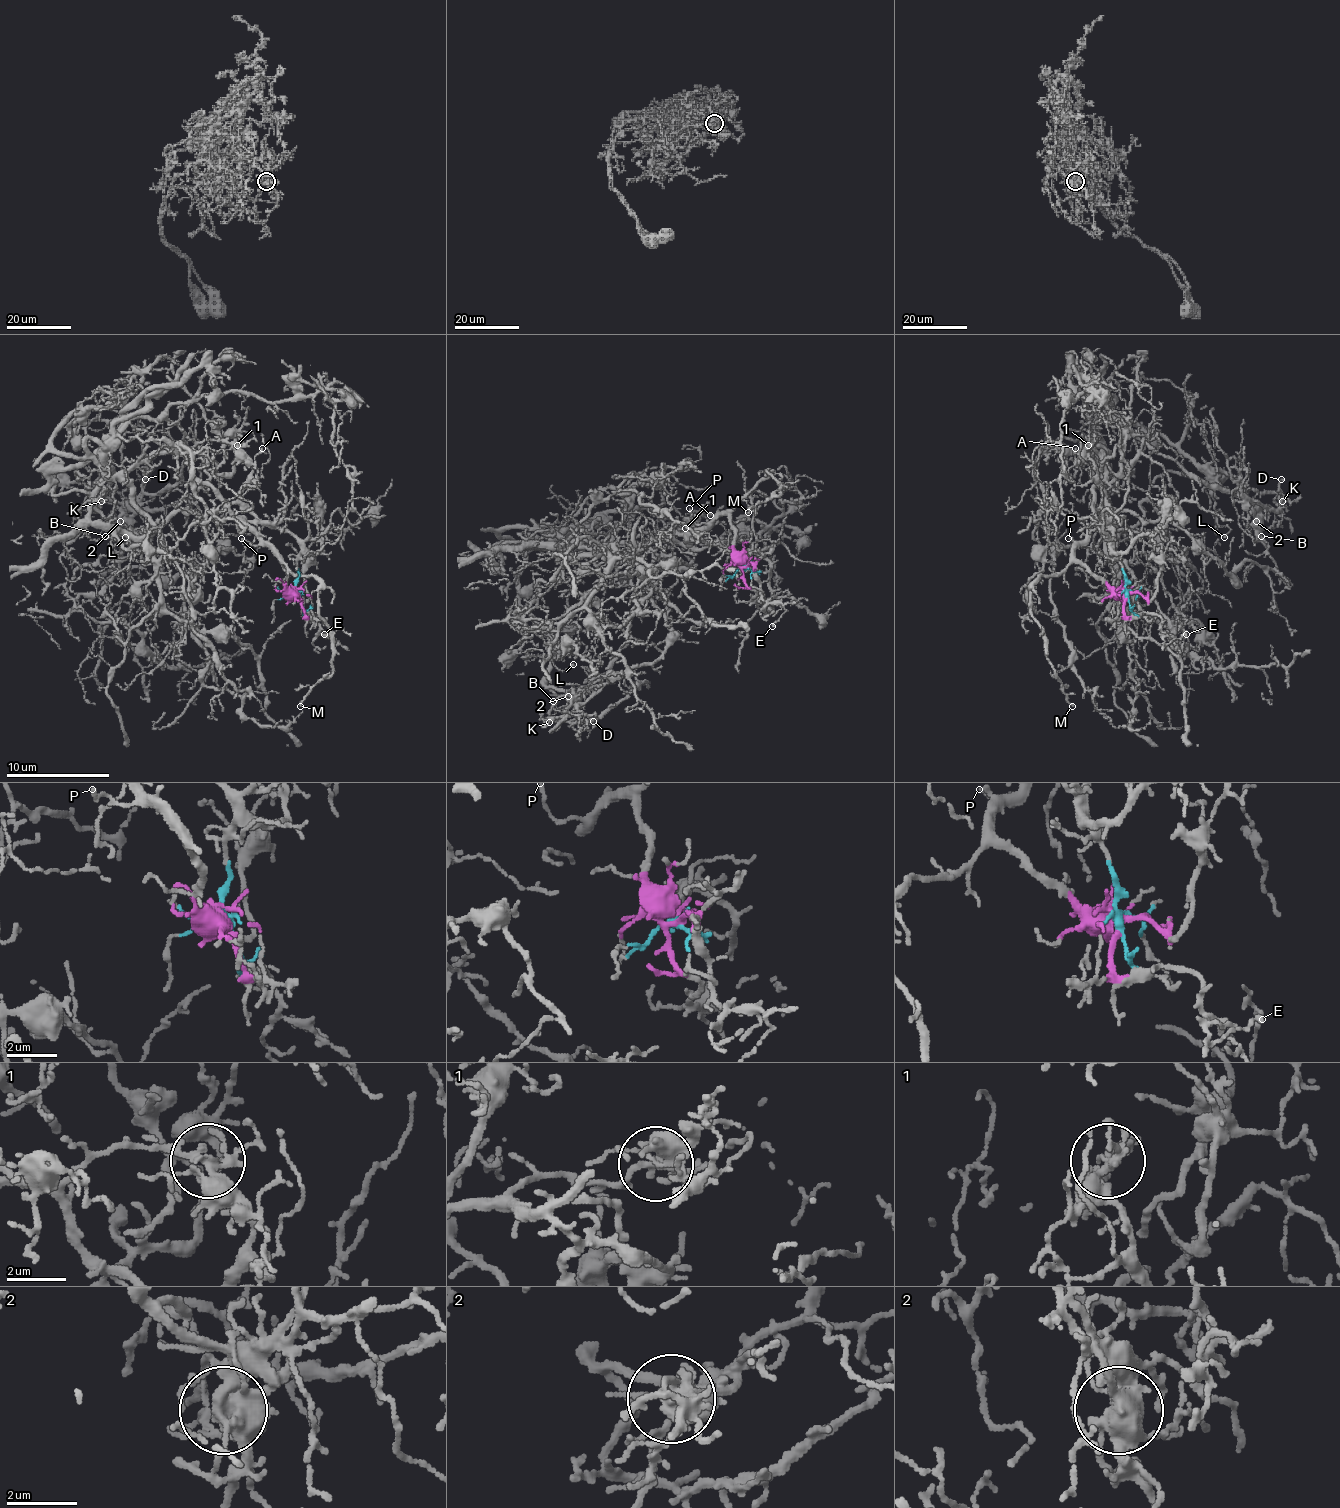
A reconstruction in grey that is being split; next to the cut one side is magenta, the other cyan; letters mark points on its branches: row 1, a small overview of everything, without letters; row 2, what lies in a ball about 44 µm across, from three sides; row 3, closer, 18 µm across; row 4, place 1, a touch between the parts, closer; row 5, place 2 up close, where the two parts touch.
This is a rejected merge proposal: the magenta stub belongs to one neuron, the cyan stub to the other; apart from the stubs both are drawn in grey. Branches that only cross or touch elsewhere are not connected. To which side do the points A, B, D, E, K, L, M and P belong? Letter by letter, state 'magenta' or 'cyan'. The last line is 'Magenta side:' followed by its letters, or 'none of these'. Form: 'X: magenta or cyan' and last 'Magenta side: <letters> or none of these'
A: magenta
B: magenta
D: magenta
E: magenta
K: magenta
L: magenta
M: magenta
P: magenta
Magenta side: A, B, D, E, K, L, M, P

